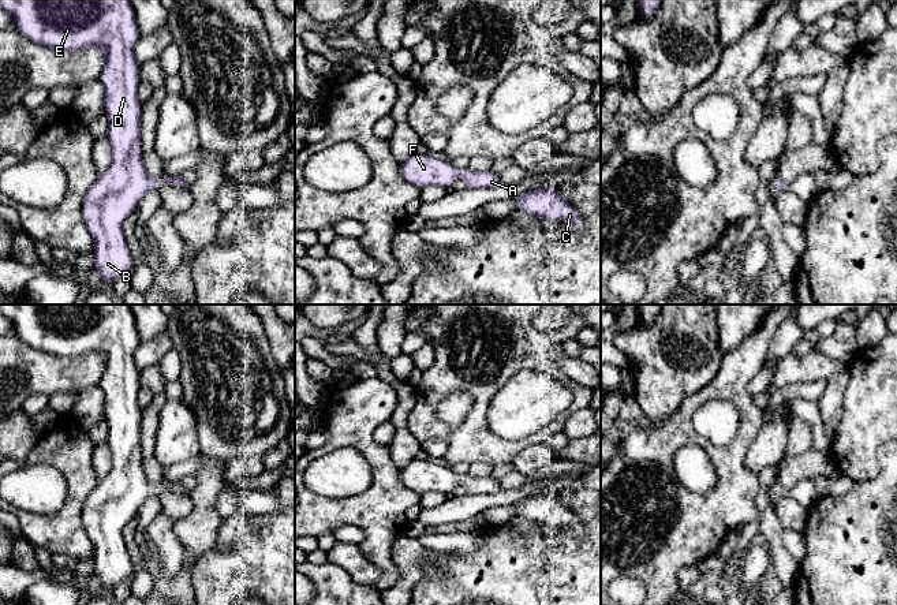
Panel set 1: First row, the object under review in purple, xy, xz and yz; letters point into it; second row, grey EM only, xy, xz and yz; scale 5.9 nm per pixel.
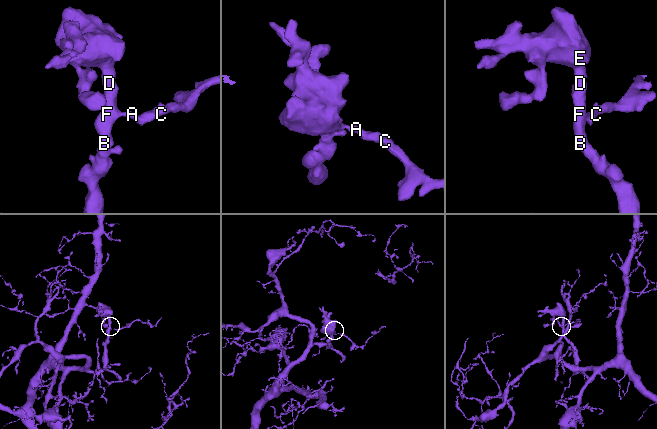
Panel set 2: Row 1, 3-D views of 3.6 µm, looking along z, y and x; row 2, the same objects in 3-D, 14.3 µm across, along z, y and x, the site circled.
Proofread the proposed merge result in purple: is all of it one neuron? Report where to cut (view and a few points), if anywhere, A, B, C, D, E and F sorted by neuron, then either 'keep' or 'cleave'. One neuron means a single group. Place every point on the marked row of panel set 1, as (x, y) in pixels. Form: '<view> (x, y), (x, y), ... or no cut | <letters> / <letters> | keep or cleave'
no cut | A B C D E F | keep

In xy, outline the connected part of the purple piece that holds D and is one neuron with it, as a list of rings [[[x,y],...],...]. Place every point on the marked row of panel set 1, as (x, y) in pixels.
[[[0,0],[0,7],[11,16],[15,30],[35,44],[64,52],[101,49],[100,79],[104,86],[105,115],[109,120],[106,137],[112,146],[112,161],[85,195],[82,214],[94,239],[94,270],[112,285],[116,279],[134,268],[123,223],[138,208],[143,195],[168,183],[191,190],[180,175],[165,176],[160,182],[150,178],[142,163],[139,66],[134,56],[141,31],[132,5],[130,0]]]

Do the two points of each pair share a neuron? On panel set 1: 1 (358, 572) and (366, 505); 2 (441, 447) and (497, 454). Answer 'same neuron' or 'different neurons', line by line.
1: different neurons
2: different neurons

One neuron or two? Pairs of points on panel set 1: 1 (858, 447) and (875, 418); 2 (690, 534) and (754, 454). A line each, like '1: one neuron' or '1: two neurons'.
1: one neuron
2: two neurons

